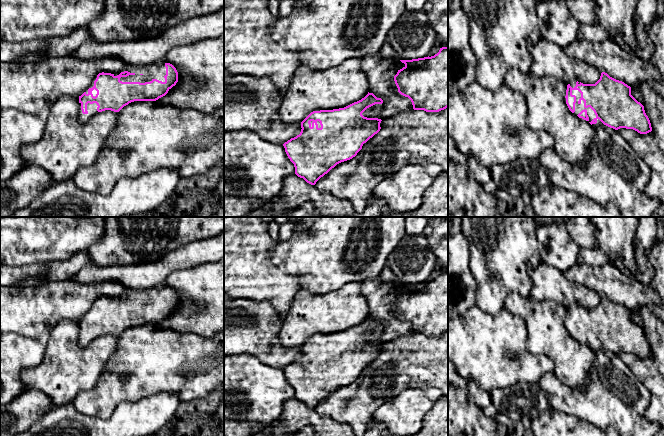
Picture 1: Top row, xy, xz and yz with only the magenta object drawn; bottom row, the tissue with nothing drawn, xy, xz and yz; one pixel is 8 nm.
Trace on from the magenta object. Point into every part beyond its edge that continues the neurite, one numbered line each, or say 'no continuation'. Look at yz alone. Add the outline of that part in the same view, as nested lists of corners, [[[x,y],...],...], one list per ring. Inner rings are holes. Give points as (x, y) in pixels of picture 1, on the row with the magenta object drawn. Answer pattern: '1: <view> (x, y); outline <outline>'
1: yz (578, 107); outline [[[572,90],[572,95],[576,96],[576,103],[575,103],[575,112],[574,114],[577,116],[582,110],[586,109],[587,110],[587,115],[589,117],[589,121],[591,122],[594,118],[596,118],[596,115],[594,113],[594,111],[588,107],[585,108],[584,107],[584,101],[581,100],[581,103],[579,104],[578,101],[581,98],[581,93],[578,90]]]

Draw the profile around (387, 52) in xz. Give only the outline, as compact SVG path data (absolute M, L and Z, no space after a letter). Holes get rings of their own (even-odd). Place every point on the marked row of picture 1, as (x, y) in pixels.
M386 41L379 50L378 54L381 55L384 59L399 61L398 54Z

